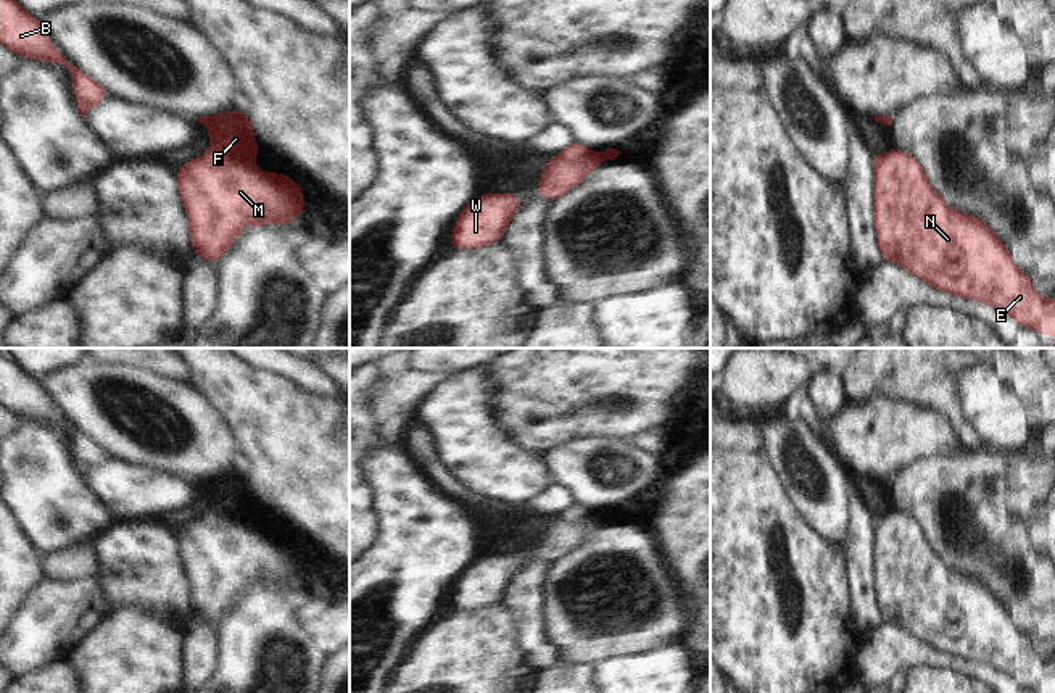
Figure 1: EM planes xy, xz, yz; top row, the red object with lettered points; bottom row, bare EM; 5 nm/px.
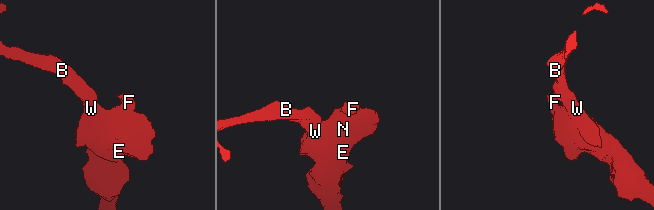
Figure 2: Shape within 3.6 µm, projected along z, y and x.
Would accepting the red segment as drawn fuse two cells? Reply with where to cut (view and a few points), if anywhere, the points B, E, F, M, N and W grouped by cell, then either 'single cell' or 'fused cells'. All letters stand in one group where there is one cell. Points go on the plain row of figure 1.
cut xy (202, 518), (210, 526), (226, 519), (242, 519), (250, 524); groups B E M N W / F; fused cells

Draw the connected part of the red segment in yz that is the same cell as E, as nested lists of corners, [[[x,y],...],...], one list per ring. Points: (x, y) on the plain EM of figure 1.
[[[889,511],[875,529],[875,591],[883,622],[904,627],[918,640],[937,651],[989,664],[1012,677],[1023,688],[1036,693],[1055,693],[1055,659],[1042,661],[1029,640],[1020,632],[1010,611],[997,600],[995,593],[979,579],[952,571],[926,538],[923,527],[907,512]]]

